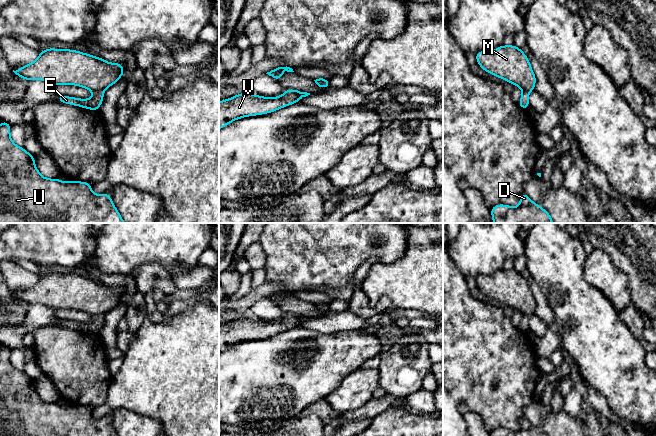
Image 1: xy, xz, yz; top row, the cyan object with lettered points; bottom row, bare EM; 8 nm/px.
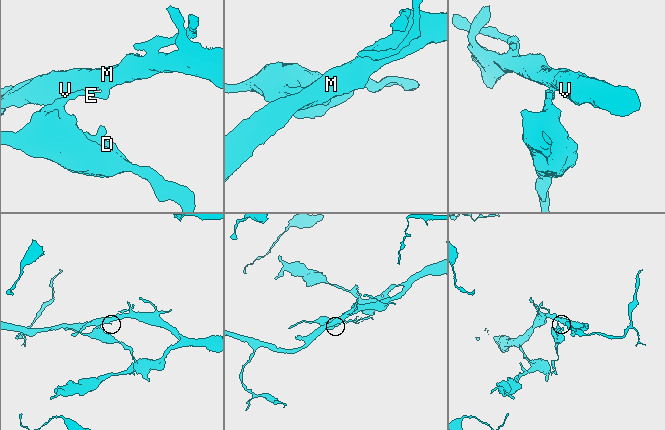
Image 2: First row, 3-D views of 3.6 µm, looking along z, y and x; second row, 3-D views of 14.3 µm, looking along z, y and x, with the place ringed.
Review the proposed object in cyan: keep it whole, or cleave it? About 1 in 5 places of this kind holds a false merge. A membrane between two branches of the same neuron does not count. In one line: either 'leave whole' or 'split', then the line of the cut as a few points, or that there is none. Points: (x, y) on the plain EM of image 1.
split; cut xy (103, 314), (95, 314), (93, 316)

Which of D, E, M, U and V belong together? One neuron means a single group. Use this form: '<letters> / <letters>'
D E U / M V

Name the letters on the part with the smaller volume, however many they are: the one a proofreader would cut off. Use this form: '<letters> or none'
D, E, U

